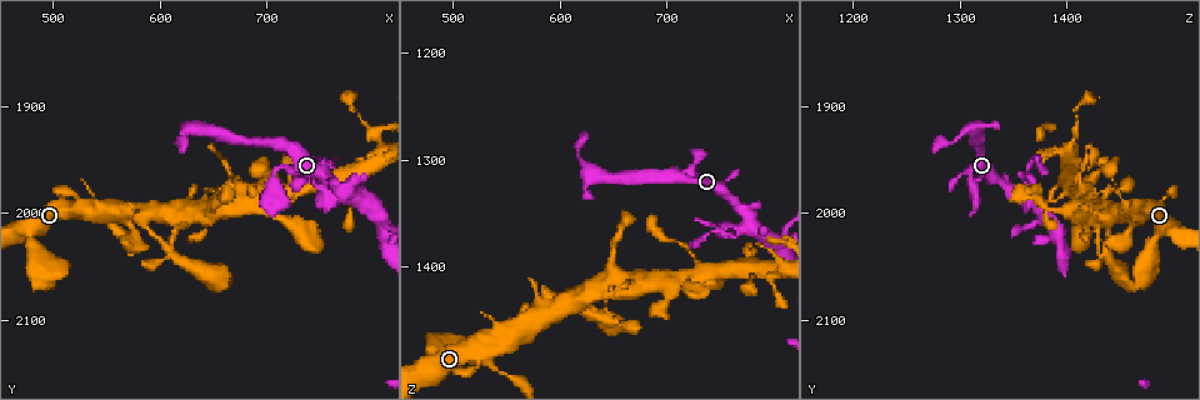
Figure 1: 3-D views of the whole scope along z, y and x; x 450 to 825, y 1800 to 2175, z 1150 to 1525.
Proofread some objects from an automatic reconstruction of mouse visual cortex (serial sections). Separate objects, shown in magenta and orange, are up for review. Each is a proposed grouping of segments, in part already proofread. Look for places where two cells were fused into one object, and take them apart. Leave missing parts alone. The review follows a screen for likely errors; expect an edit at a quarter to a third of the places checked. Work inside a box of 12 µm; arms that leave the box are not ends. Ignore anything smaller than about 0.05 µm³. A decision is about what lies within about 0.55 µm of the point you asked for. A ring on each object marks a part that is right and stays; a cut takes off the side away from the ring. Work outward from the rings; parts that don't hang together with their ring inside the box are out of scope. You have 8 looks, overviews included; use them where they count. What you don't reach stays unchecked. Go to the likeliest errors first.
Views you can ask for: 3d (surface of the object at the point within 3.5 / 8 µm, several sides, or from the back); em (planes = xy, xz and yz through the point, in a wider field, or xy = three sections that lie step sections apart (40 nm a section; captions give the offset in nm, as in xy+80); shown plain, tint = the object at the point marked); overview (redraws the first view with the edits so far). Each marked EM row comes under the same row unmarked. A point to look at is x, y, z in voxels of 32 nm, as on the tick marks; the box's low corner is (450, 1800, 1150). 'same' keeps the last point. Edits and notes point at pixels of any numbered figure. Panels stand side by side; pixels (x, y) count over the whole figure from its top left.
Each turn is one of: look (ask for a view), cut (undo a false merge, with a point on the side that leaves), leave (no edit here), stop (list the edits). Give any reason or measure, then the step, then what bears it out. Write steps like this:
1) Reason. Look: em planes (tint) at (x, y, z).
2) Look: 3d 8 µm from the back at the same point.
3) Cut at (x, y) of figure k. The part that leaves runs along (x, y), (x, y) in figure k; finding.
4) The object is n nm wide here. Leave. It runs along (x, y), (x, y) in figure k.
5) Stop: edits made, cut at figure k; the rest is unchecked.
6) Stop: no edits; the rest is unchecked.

Sharp bend. Look: 3d 3.5 µm at (742, 1964, 1362).

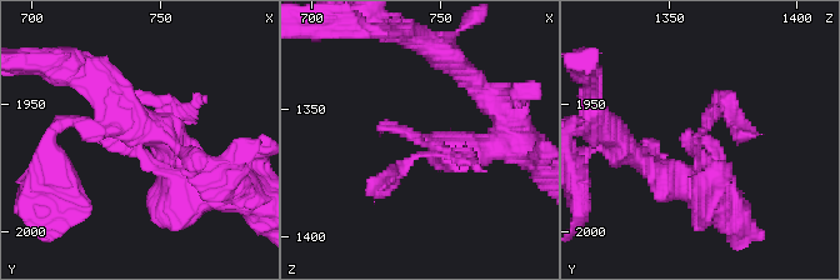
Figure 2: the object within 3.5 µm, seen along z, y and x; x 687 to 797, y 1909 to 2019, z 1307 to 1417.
Look: em xy step 2 (tint) at (742, 1964, 1362).

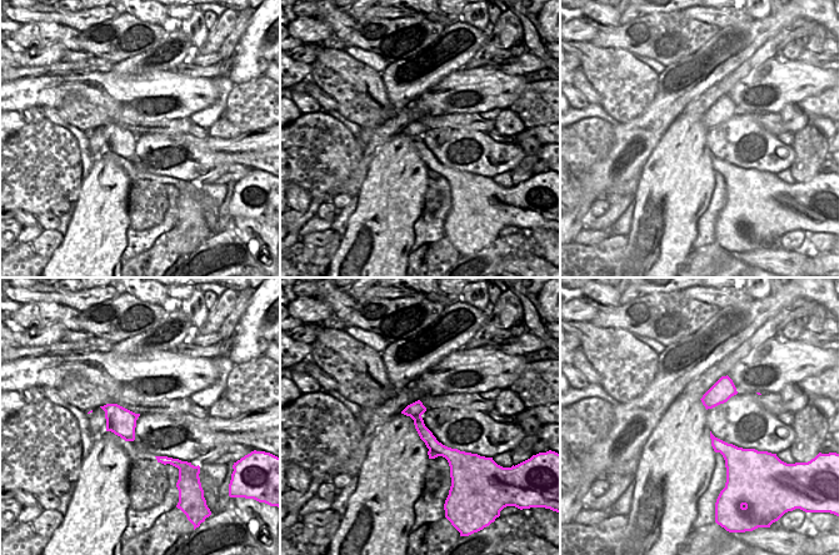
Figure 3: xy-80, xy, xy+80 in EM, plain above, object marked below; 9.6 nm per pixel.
Leave. It runs along (200, 186), (124, 98) in figure 2; all the same cell.

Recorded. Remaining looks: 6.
Look: 3d 3.5 µm from the back at (648, 1994, 1412).

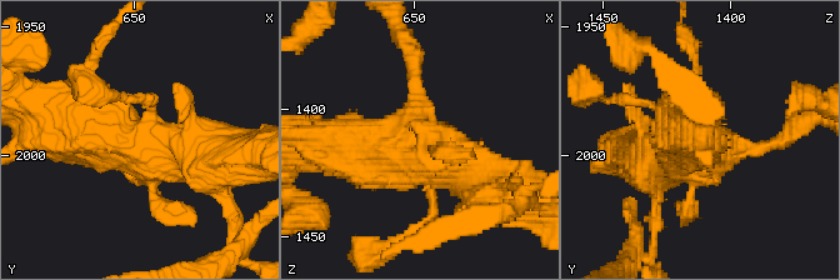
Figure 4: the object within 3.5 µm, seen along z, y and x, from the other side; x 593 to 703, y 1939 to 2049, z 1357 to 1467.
Look: em xy step 5 (tint) at (650, 1995, 1412).

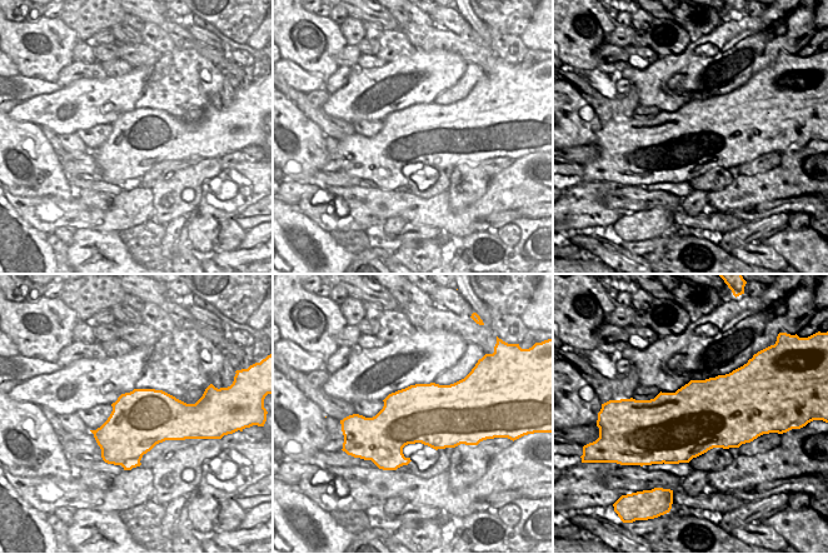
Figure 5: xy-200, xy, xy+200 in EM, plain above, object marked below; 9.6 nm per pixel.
Another direction. Look: em xy step 1 (tint) at the same point.

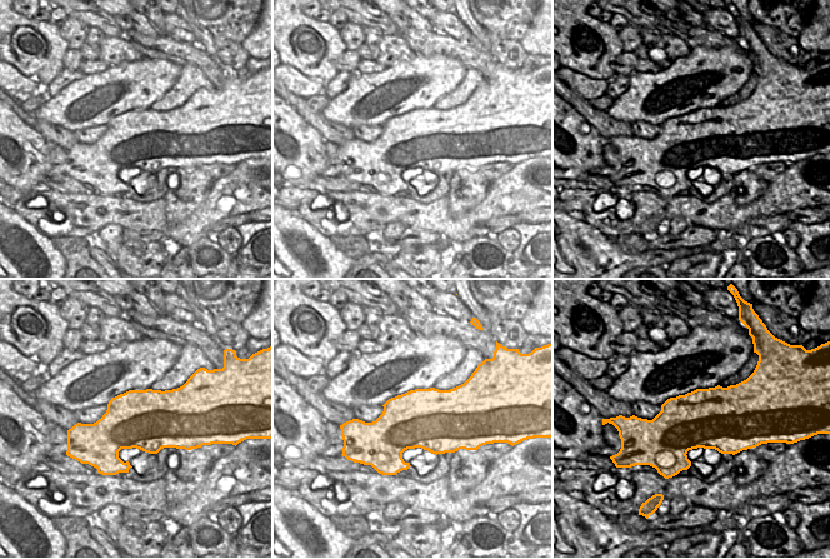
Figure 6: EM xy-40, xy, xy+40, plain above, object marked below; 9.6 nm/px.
Leave. It runs along (498, 190), (460, 161), (349, 149) in figure 4; continuous, no second cell.

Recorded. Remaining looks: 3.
Thin neck. Look: 3d 8 µm from the back at (788, 1914, 1412).

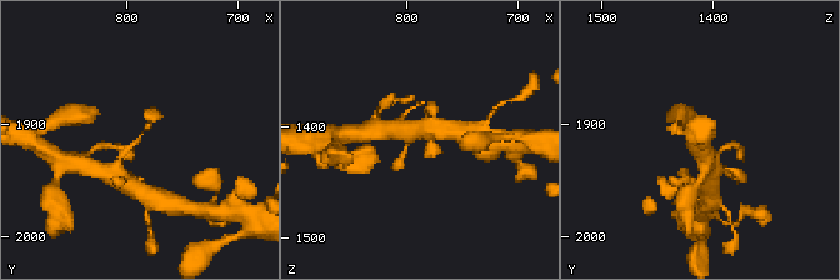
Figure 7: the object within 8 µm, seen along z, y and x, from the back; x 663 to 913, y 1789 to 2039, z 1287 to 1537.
Now the EM. Look: em planes (tint) at (788, 1914, 1410).

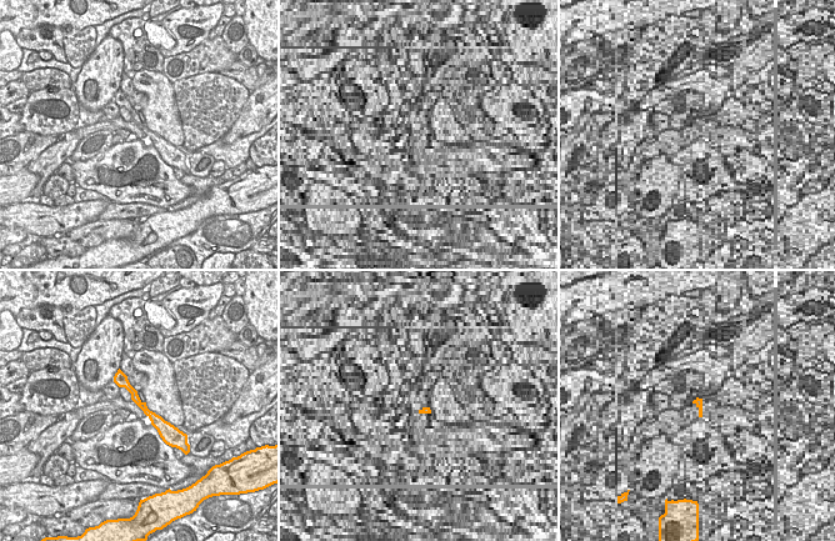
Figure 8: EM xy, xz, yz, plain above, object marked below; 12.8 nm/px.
Leave. It runs along (119, 376), (170, 434) in figure 8; all the same cell.

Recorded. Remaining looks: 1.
Stop: no edits; the rest is unchecked.

